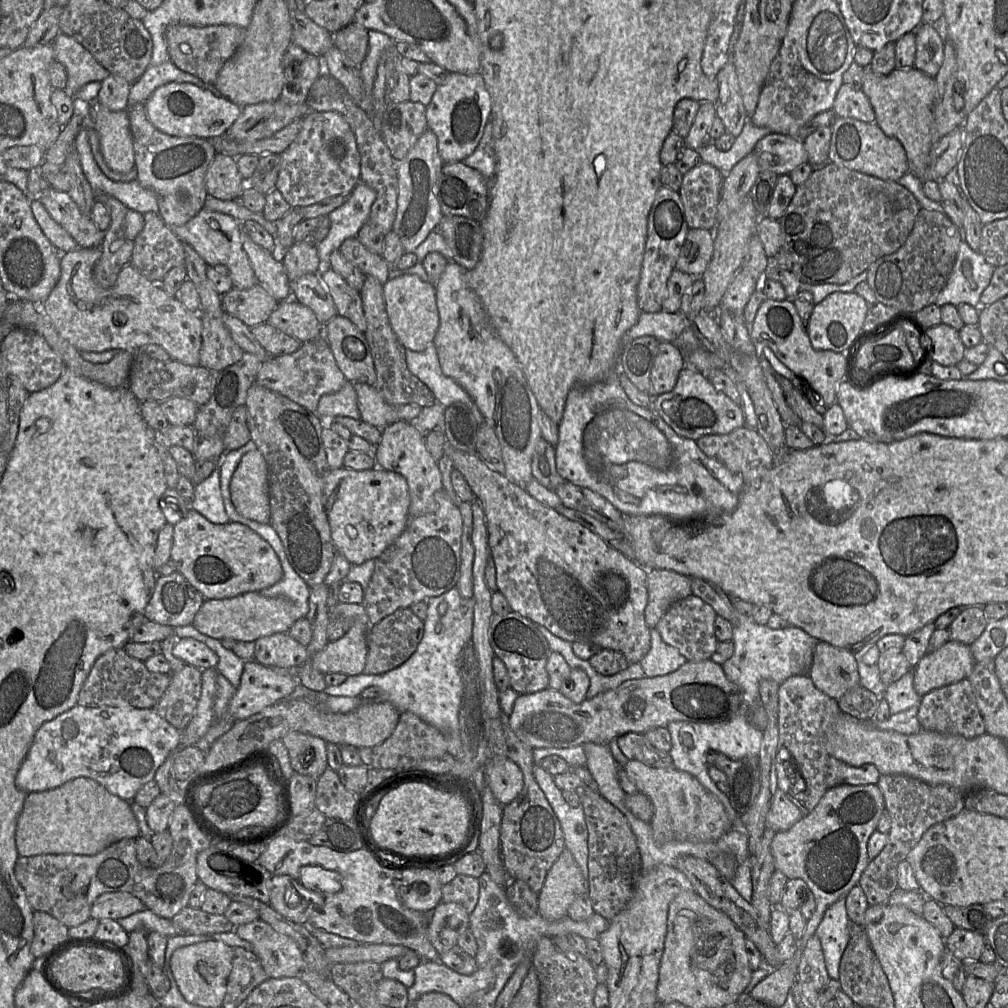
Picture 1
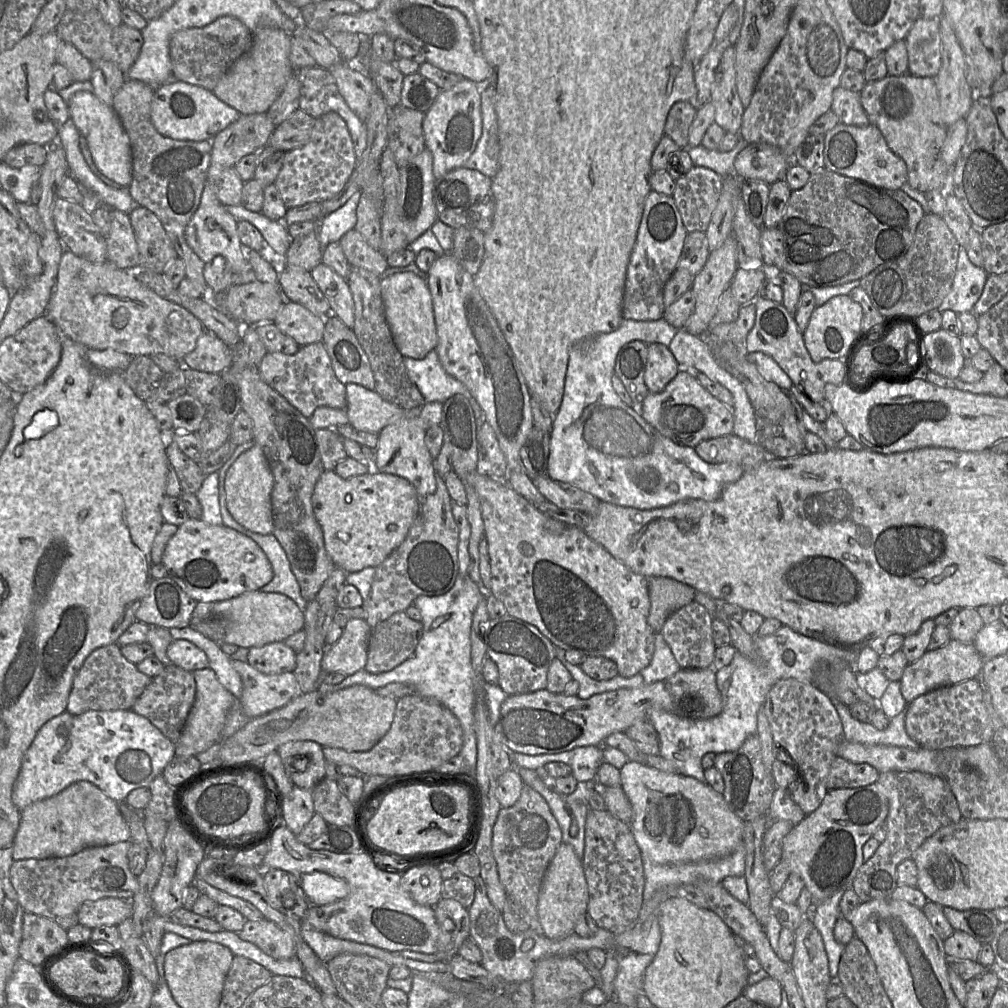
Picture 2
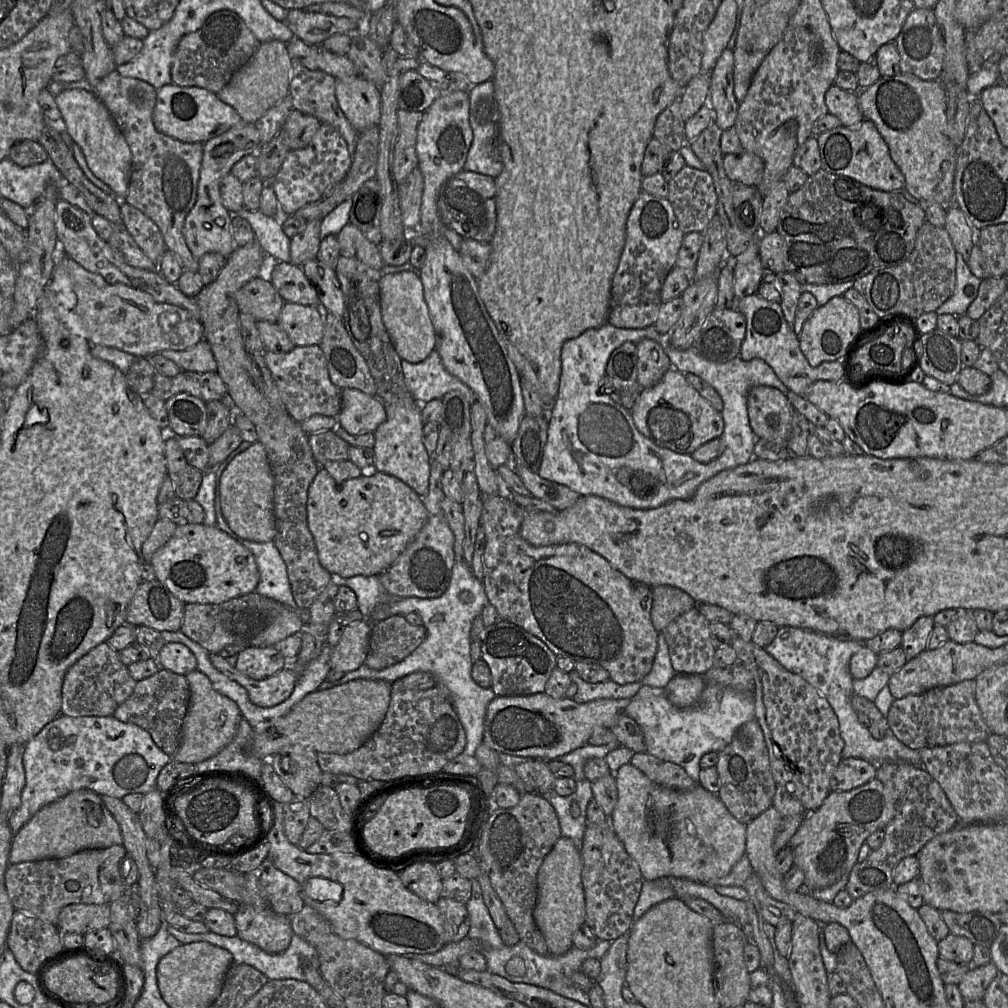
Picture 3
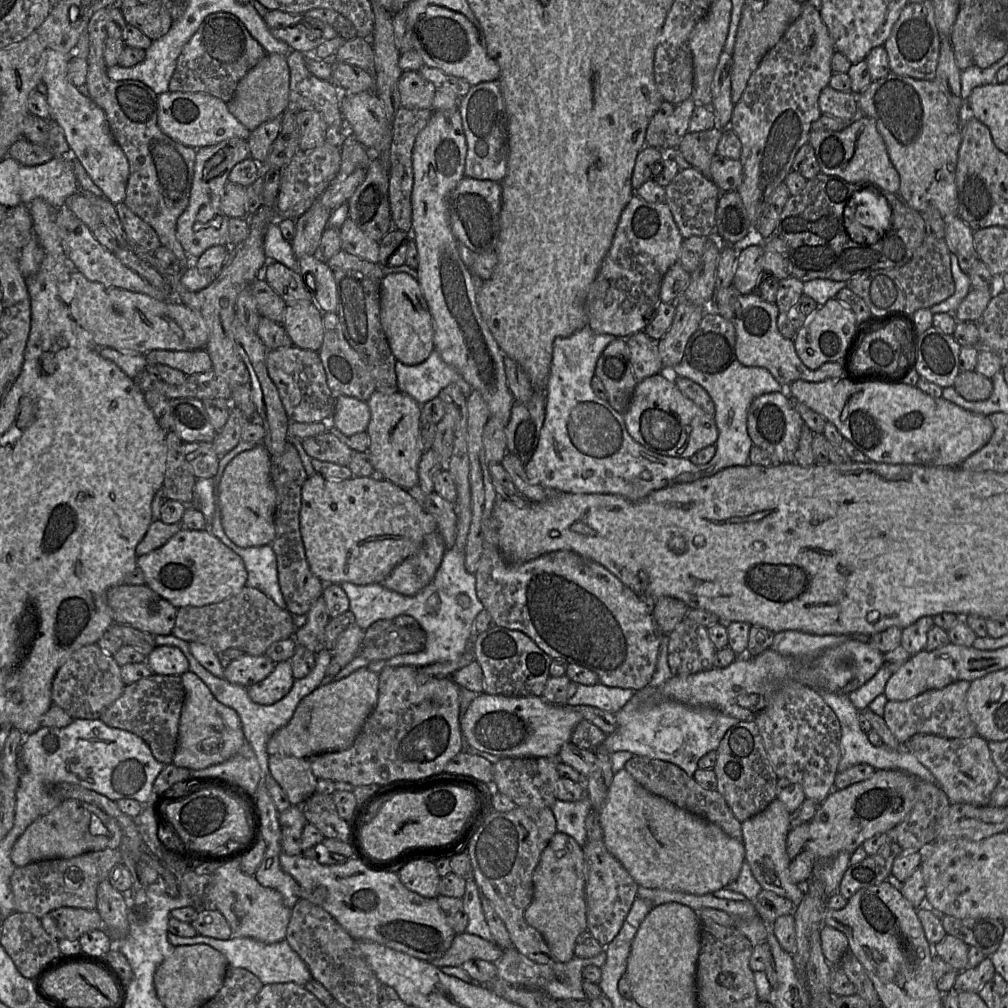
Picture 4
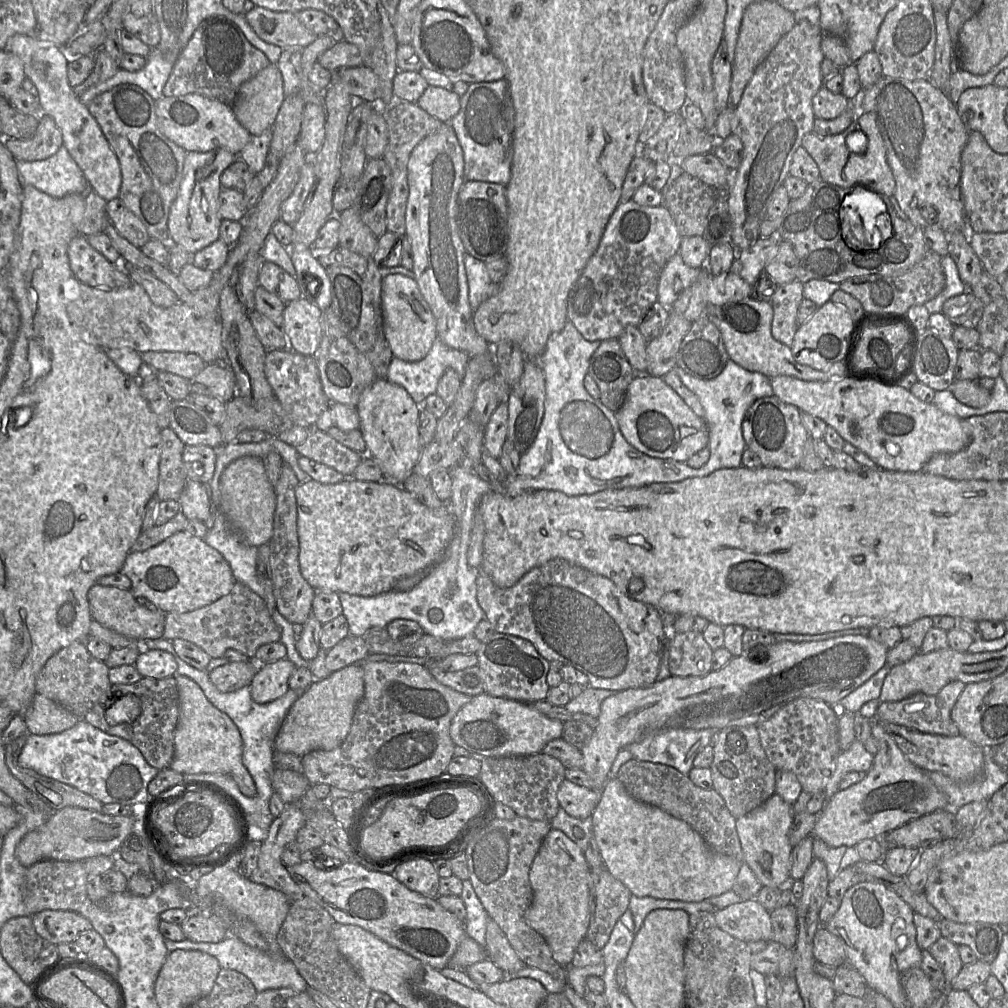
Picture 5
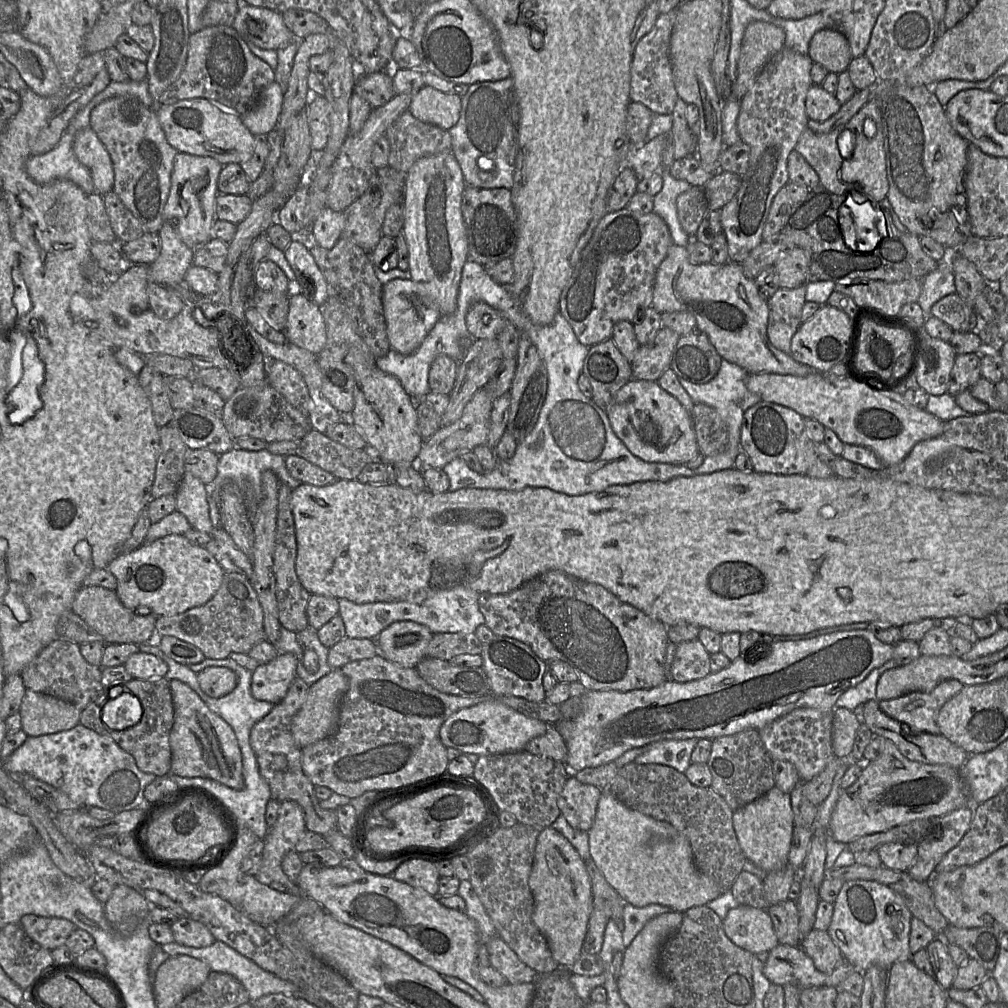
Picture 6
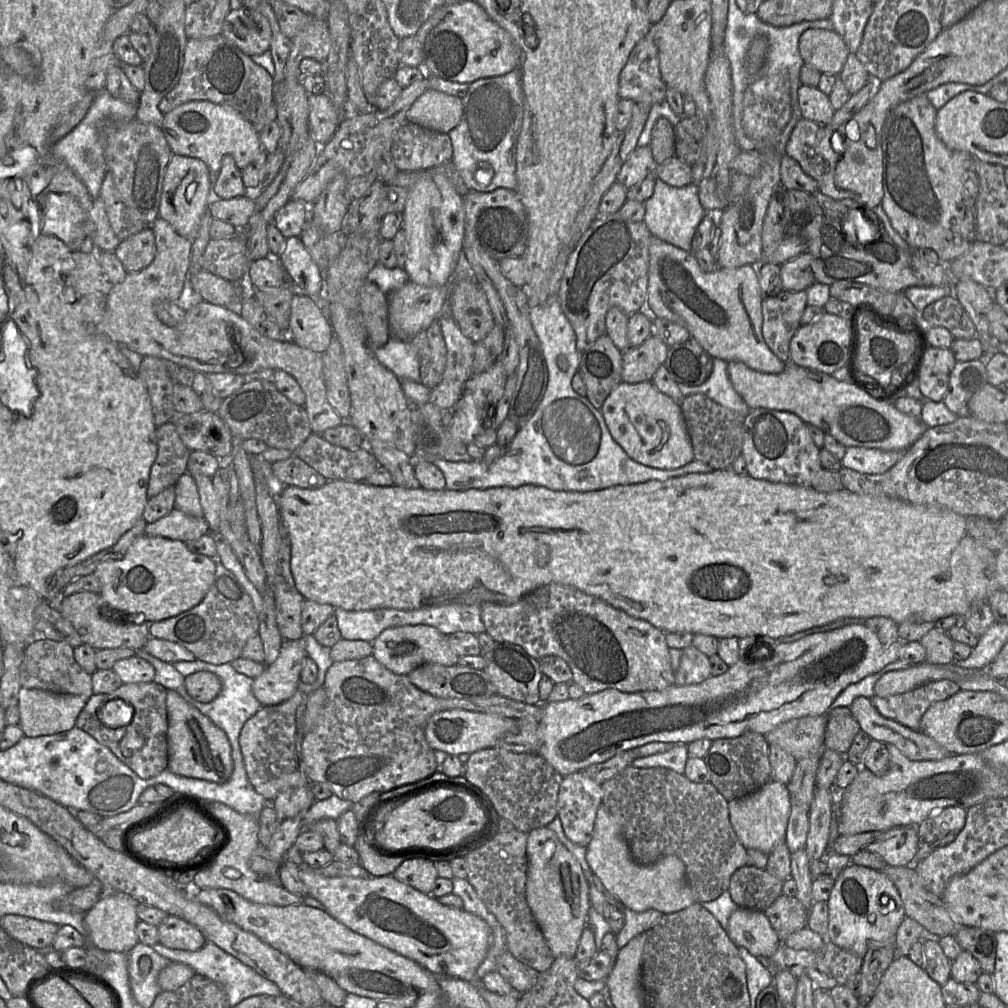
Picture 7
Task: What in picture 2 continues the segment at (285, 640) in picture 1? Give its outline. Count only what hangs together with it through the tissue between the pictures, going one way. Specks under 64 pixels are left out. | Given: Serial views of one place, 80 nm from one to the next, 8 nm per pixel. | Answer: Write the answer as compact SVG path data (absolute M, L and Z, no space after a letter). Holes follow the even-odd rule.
M284 641L249 648L247 662L258 671L266 674L279 674L293 671L297 653Z

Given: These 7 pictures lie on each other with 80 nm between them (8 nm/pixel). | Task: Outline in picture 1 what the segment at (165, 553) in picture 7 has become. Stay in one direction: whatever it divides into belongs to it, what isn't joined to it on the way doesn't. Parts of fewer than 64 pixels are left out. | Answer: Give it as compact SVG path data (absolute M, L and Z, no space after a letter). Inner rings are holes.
M191 508L188 514L174 525L170 559L186 580L206 599L230 598L251 591L260 591L277 583L283 576L281 562L271 547L258 533L239 522L215 524Z

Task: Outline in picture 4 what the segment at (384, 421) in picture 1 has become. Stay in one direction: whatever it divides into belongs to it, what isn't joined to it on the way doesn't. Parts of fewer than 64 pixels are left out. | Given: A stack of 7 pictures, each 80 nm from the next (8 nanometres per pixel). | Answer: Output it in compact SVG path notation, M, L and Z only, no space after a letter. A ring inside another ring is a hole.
M340 395L335 401L335 410L330 425L339 428L347 436L366 432L371 412L366 401Z

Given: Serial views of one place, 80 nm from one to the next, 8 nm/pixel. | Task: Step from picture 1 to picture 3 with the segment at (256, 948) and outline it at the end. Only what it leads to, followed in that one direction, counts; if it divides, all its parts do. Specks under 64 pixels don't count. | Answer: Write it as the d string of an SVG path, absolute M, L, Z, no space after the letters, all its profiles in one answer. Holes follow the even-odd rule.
M240 905L234 920L236 936L271 954L284 952L294 935L290 917L277 914L270 906L258 908Z

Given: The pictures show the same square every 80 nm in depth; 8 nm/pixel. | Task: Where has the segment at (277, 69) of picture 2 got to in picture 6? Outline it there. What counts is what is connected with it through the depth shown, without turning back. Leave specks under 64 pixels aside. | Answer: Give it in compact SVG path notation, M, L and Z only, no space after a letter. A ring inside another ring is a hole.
M274 81L260 93L255 105L241 115L244 125L255 136L265 136L277 128L284 91Z

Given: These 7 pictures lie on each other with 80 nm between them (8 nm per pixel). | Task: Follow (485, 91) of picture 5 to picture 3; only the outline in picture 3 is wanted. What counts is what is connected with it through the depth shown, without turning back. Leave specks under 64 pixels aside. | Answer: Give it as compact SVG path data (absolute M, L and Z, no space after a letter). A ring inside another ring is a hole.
M488 80L470 86L469 95L469 122L472 129L472 141L463 169L496 178L503 170L500 157L500 124L499 108L495 99L494 84Z

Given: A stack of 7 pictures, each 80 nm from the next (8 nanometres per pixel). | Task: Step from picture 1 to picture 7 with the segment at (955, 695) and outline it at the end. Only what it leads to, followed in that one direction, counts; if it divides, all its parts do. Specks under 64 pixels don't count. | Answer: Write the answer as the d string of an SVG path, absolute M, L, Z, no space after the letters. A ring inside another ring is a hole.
M948 679L931 681L905 693L888 697L873 695L869 698L878 712L913 731L920 731L923 714L932 703L945 700L960 690Z

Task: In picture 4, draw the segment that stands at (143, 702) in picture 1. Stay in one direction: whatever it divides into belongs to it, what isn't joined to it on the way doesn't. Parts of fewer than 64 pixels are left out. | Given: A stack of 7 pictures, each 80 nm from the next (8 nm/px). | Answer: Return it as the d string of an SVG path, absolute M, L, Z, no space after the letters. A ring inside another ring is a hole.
M97 644L85 645L73 652L56 672L51 687L52 704L62 708L73 719L99 719L100 714L121 696L125 686L121 666L113 655L104 652Z

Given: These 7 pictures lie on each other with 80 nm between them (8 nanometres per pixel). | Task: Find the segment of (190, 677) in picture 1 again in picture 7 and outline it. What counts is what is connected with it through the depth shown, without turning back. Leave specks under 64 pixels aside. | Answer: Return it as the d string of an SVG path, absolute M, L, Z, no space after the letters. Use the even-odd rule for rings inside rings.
M155 682L123 684L115 691L93 694L79 713L75 726L91 735L97 742L109 748L119 760L142 779L157 776L168 768L168 716L166 708L167 689ZM122 699L134 708L132 721L122 727L109 728L98 717L104 704Z

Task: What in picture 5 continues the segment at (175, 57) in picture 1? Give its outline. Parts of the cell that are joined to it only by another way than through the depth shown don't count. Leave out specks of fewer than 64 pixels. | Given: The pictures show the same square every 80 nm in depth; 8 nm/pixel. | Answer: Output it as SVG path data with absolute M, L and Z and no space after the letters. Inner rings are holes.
M224 16L210 17L198 26L181 51L163 89L163 96L197 93L232 107L241 85L268 65L266 55L248 41L236 23Z

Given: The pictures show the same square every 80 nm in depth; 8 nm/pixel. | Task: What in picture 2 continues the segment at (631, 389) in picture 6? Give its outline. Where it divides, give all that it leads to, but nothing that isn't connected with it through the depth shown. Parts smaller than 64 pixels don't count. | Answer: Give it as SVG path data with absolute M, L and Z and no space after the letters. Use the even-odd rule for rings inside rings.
M686 370L678 371L662 392L649 392L642 401L639 413L663 436L678 445L691 448L704 440L730 434L734 427L732 408L713 397Z

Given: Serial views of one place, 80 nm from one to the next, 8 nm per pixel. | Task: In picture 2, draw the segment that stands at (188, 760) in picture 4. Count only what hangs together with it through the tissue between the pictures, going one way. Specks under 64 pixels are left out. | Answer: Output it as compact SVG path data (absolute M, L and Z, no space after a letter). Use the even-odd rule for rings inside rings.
M207 667L191 672L193 672L196 682L196 697L180 738L175 744L175 756L179 757L196 756L221 740L227 714L235 698L220 683L211 668Z

